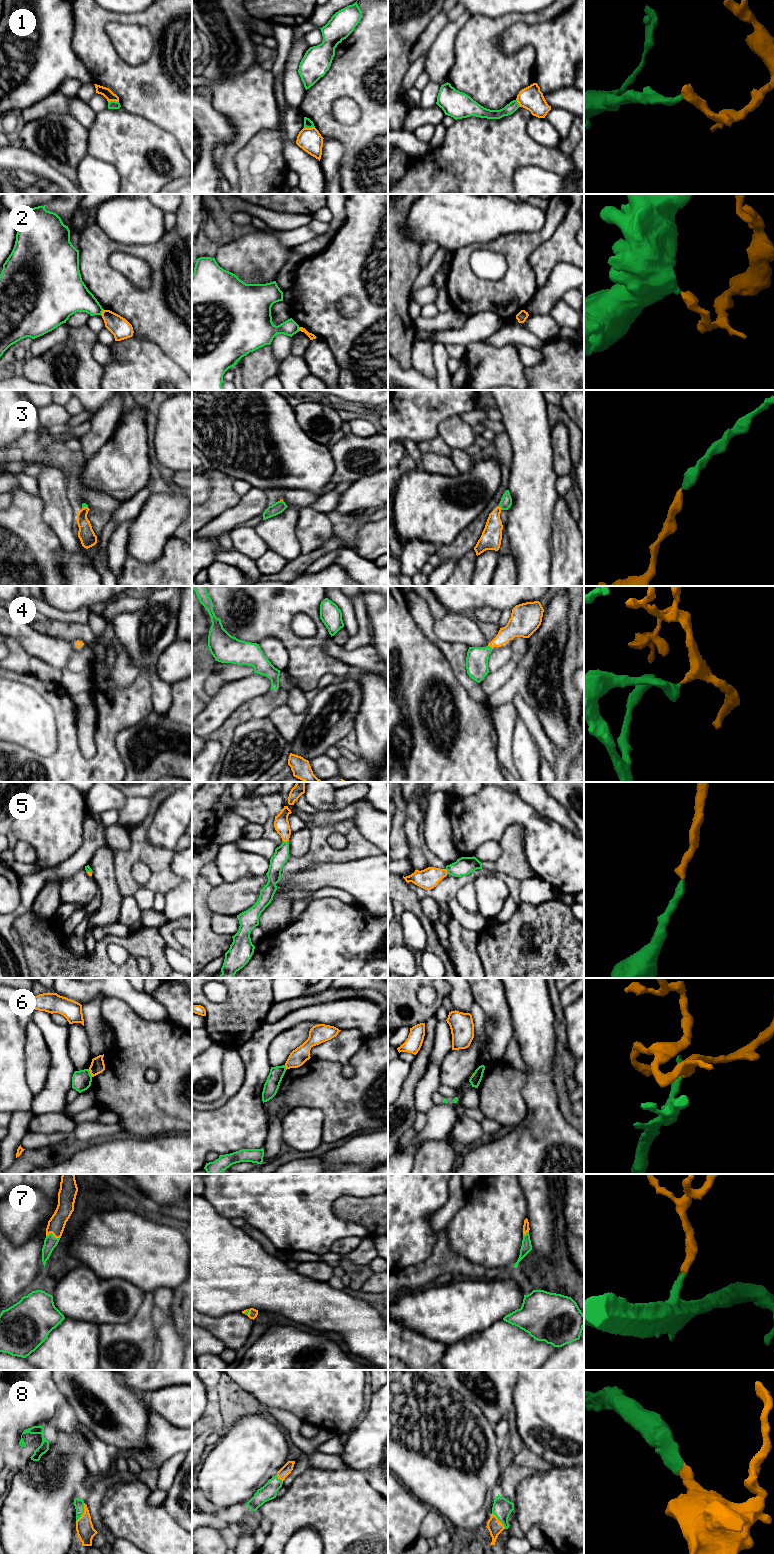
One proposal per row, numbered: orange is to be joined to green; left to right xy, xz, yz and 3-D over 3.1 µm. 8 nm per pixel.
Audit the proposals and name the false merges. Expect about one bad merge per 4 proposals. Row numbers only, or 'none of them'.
1, 2, 6

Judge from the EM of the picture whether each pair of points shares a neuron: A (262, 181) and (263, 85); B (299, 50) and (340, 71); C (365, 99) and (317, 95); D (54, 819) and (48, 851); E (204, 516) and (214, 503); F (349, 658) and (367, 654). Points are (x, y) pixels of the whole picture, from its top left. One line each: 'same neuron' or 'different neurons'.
A: different neurons
B: different neurons
C: same neuron
D: same neuron
E: same neuron
F: same neuron

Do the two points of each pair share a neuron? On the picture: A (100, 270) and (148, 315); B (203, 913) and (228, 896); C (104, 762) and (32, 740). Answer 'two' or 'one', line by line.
A: one
B: two
C: two

